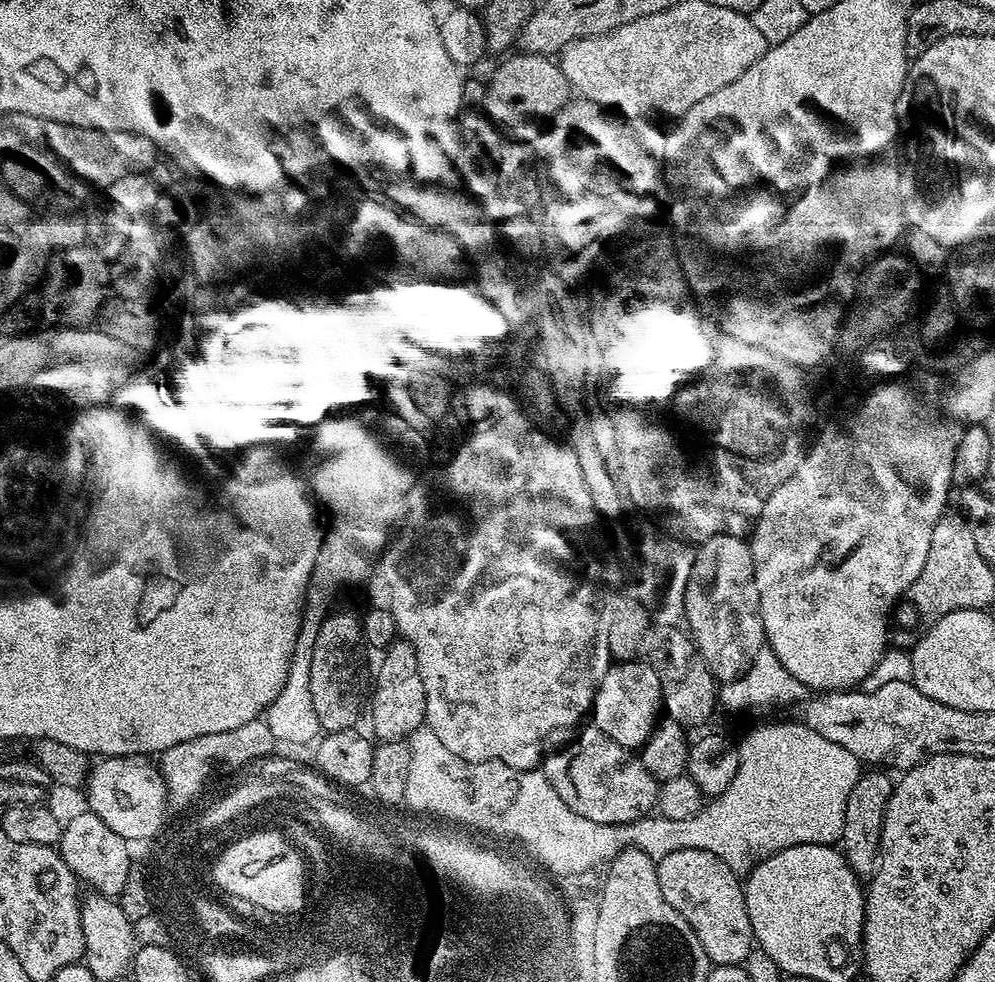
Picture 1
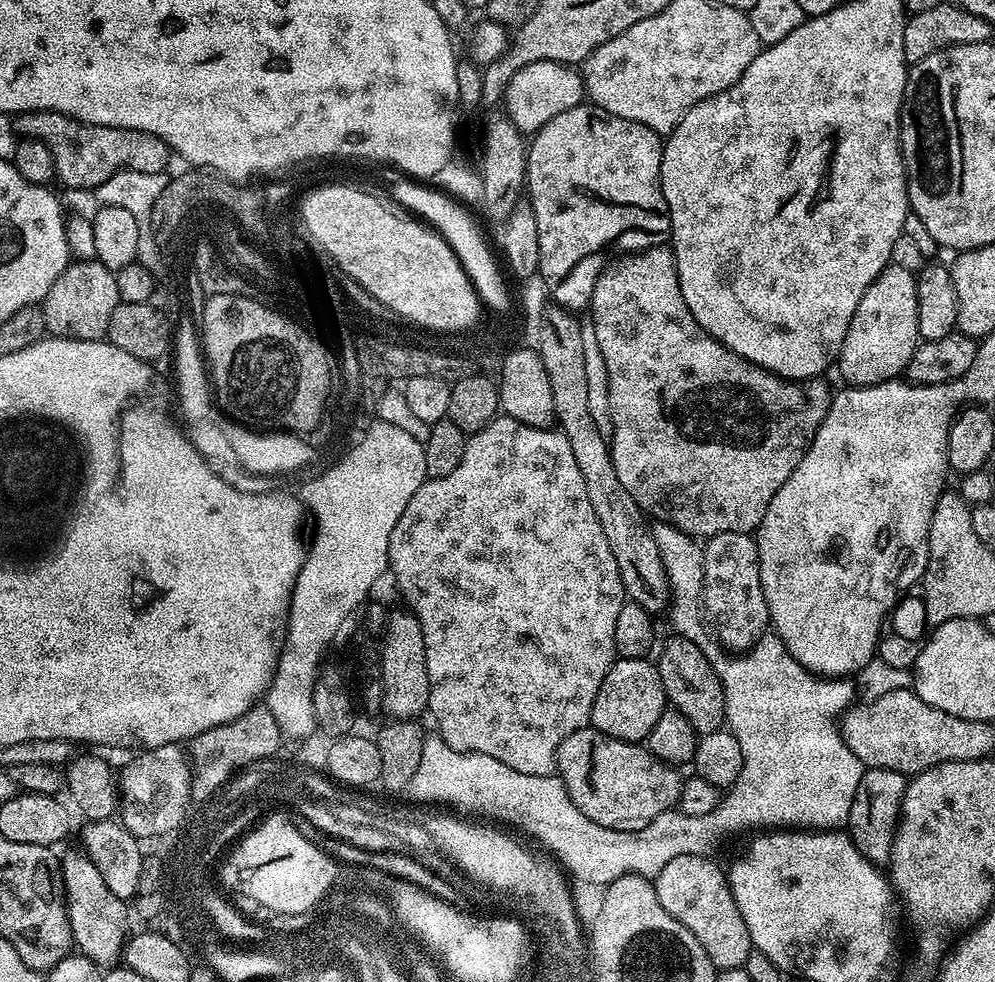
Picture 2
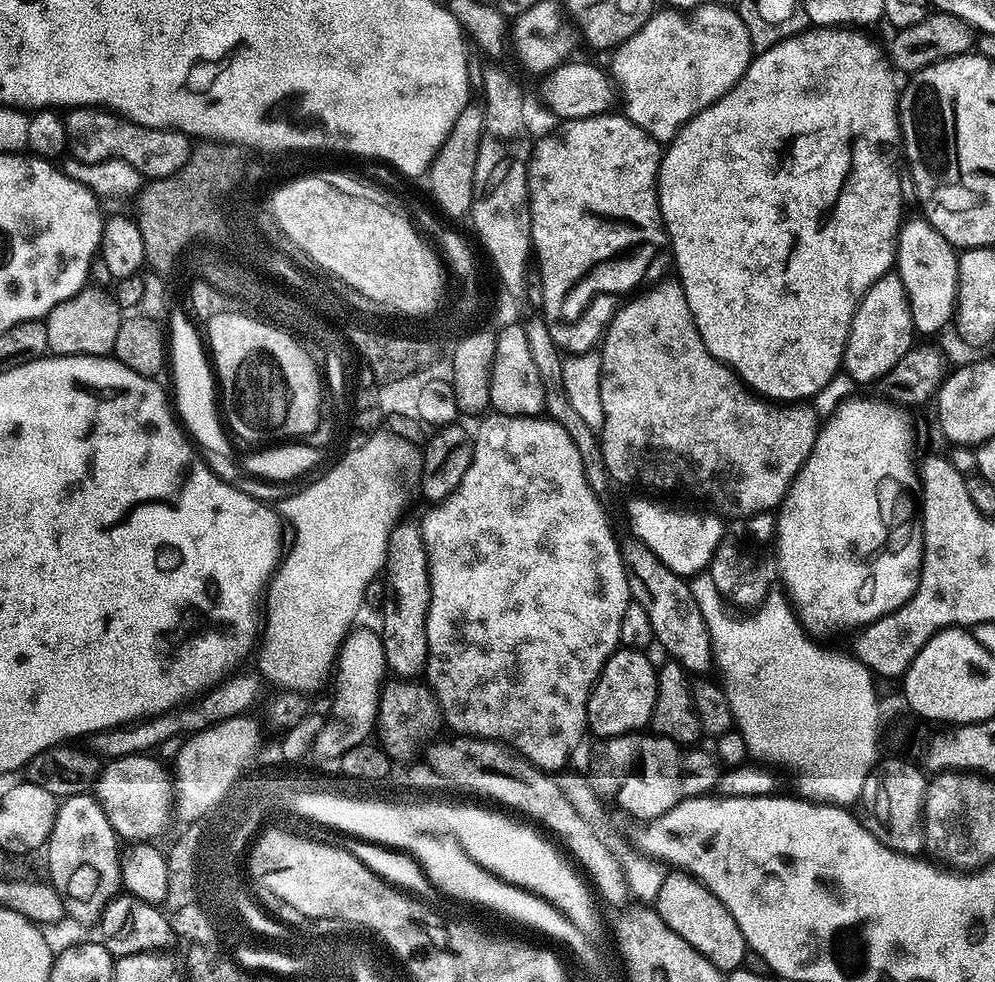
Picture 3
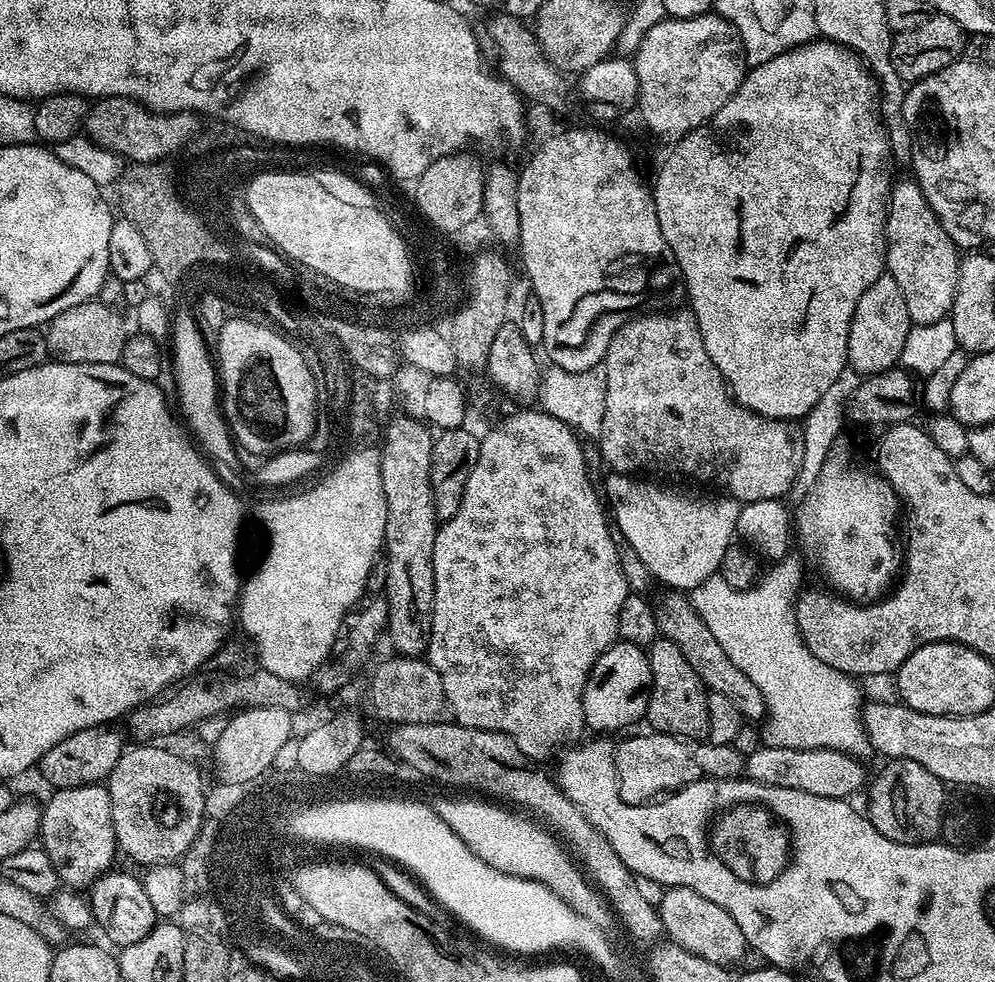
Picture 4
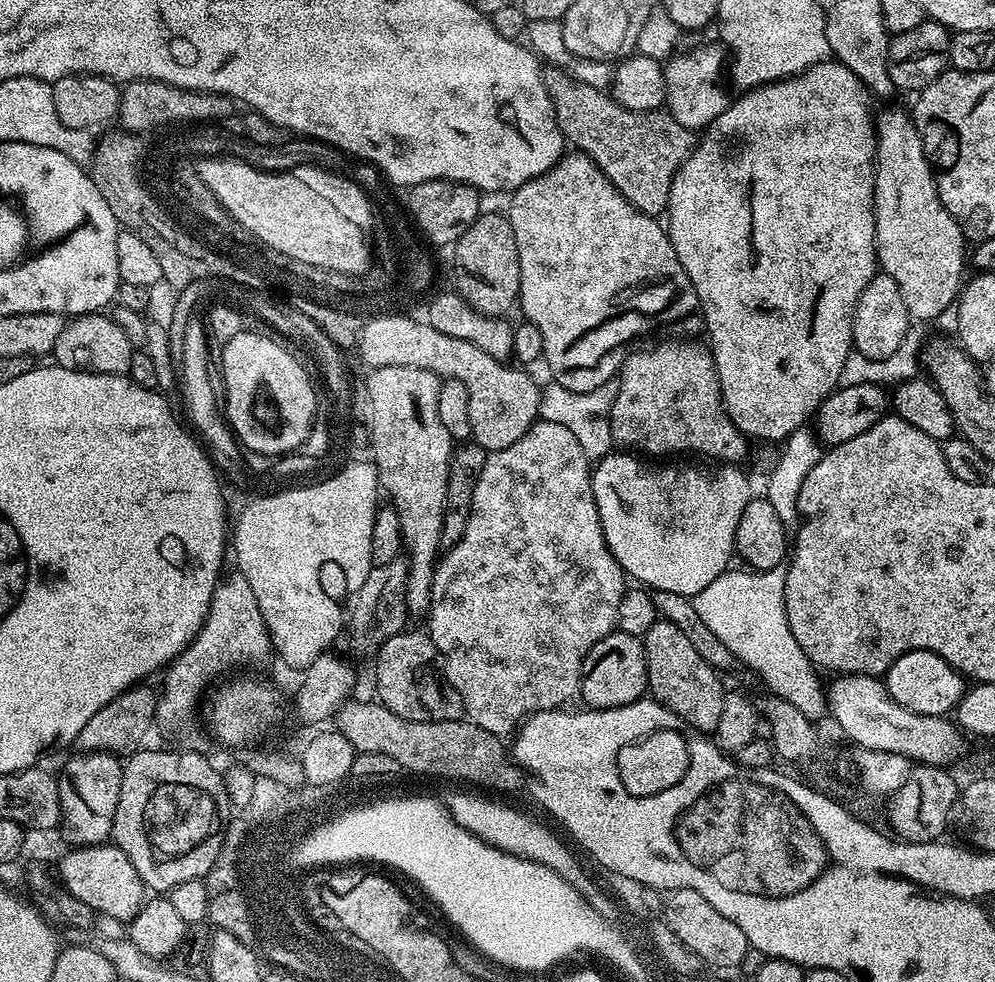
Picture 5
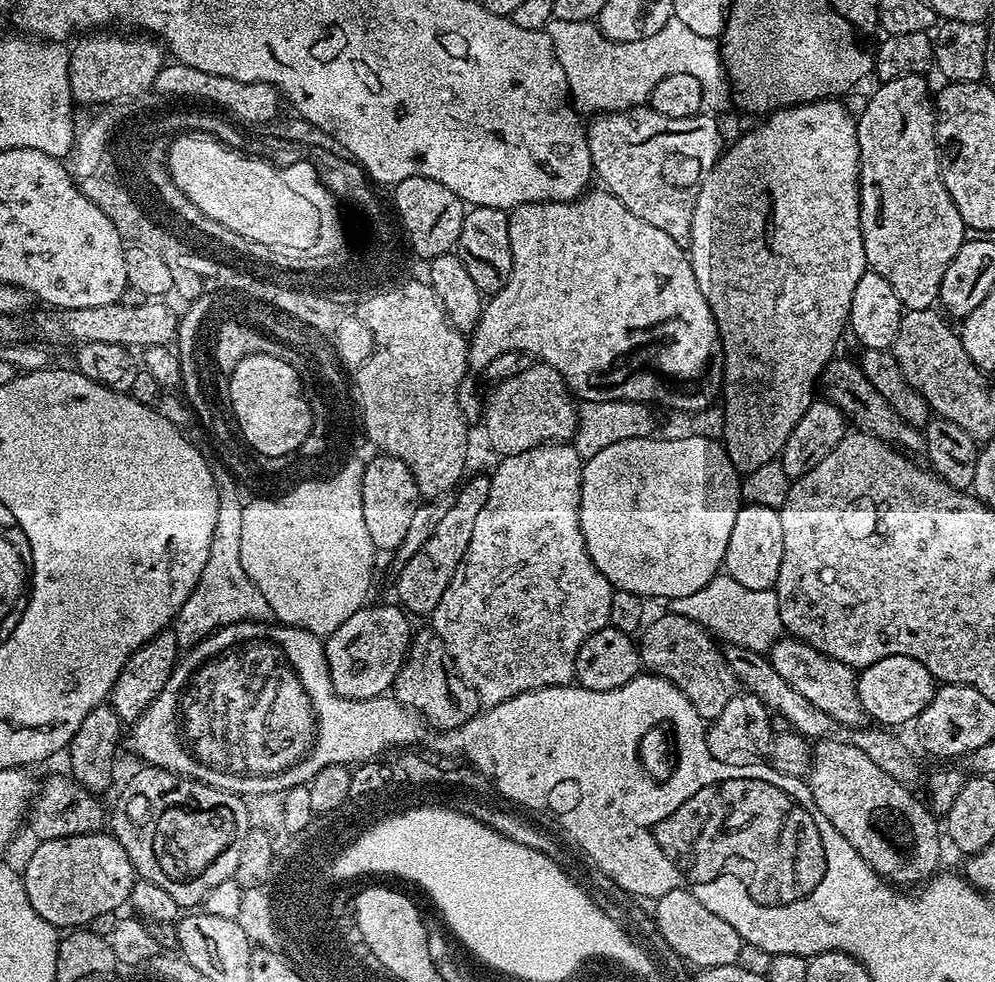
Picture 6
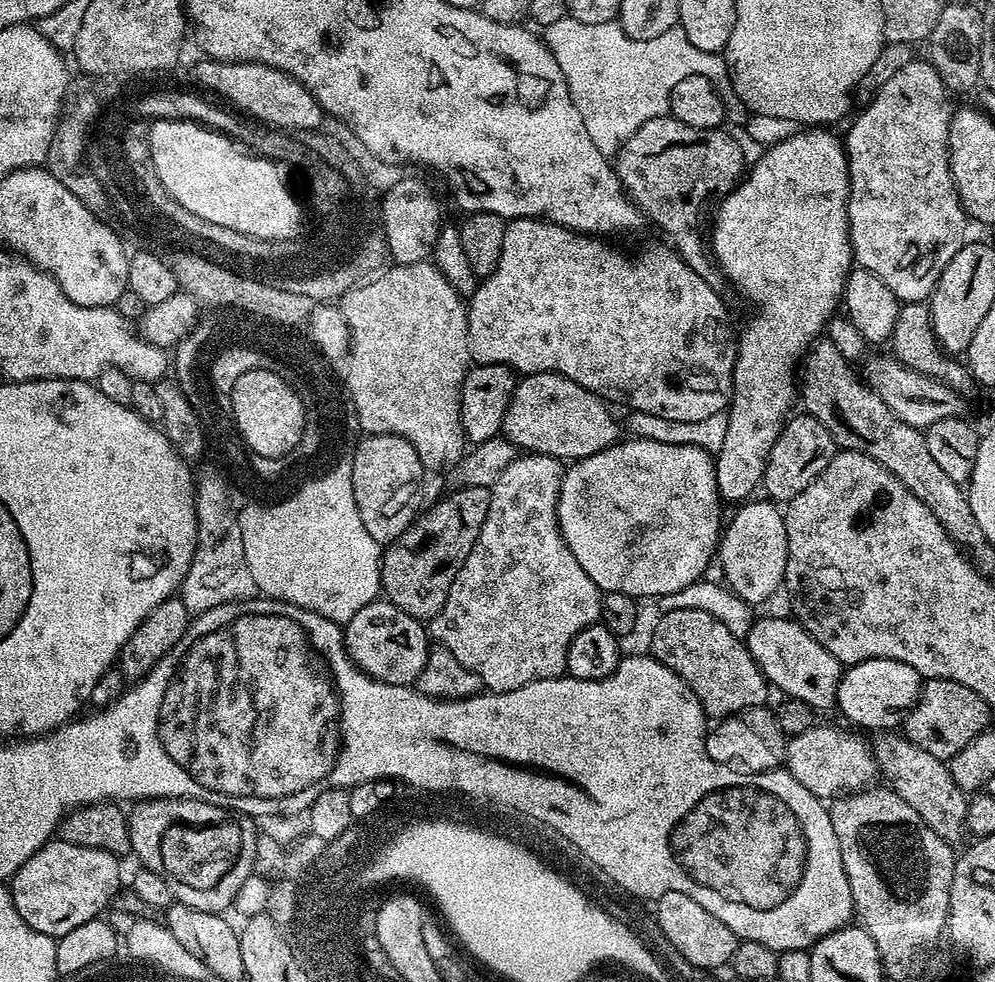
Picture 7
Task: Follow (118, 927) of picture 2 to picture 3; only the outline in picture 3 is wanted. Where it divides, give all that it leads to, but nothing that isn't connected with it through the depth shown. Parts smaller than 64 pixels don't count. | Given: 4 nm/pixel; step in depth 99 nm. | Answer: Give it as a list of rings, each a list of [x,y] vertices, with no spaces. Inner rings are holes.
[[[95,795],[70,796],[59,801],[56,821],[50,831],[48,876],[52,889],[62,898],[67,919],[76,924],[95,925],[104,908],[121,895],[118,837]]]

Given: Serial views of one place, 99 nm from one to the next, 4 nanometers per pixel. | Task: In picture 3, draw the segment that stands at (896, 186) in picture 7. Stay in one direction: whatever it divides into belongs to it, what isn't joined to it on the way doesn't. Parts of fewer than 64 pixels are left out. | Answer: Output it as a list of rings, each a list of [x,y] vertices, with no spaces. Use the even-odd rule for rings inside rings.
[[[905,219],[896,238],[894,271],[902,278],[910,302],[912,327],[921,337],[932,338],[935,332],[953,323],[956,315],[956,291],[958,290],[958,252],[927,220]]]

